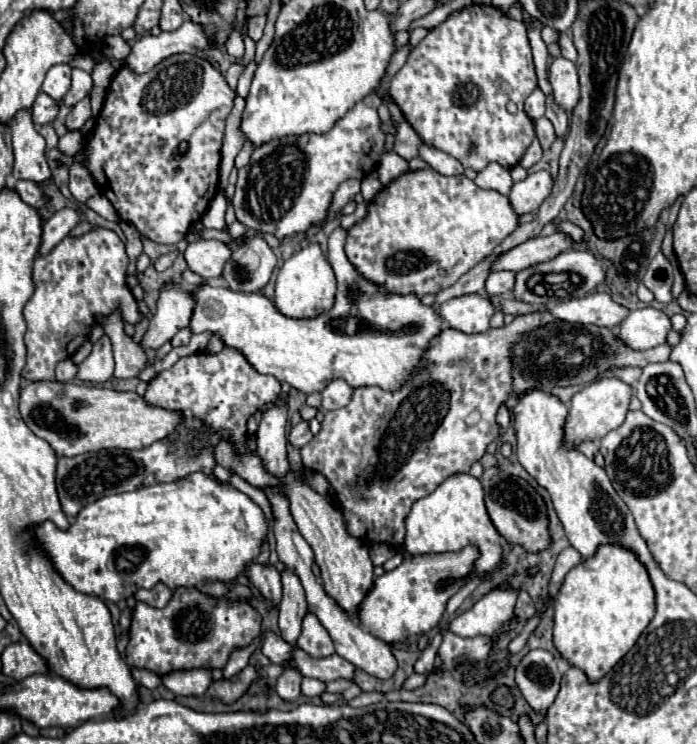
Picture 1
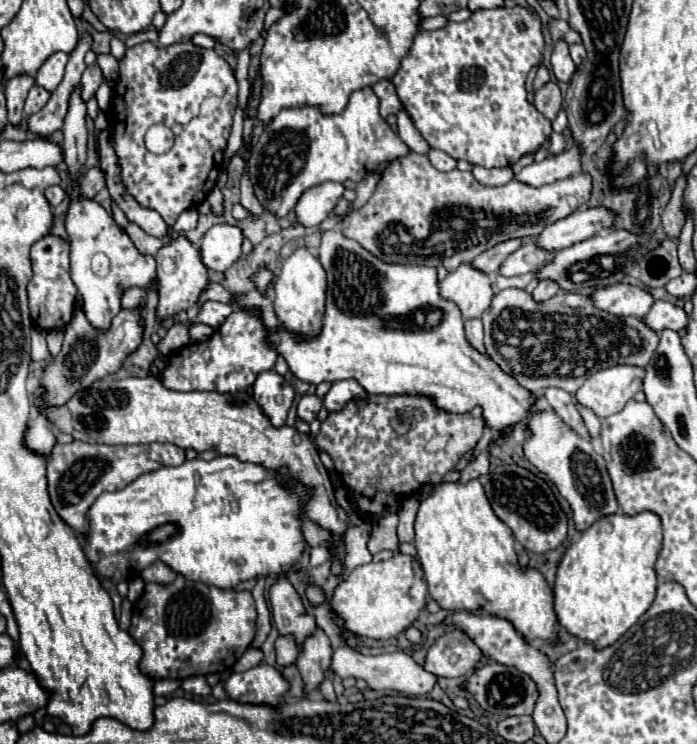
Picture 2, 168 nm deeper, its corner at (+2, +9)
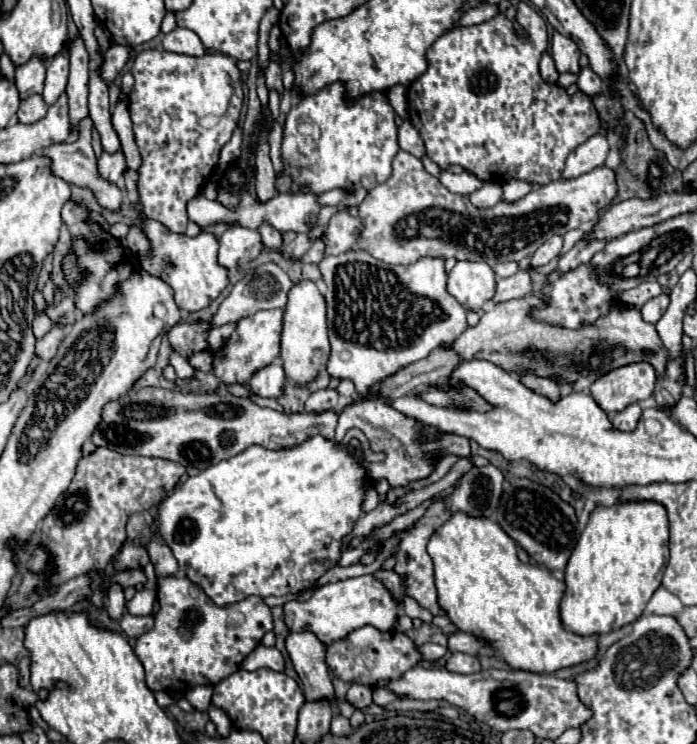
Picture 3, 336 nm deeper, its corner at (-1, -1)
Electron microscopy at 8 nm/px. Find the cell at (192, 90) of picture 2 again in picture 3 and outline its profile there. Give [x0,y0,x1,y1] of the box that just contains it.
[130,49,242,233]

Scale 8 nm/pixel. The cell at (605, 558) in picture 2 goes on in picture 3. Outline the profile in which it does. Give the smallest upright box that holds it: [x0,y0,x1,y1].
[560,501,668,635]

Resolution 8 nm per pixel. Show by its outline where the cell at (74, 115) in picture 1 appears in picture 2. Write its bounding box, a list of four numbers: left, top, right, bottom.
[81,65,103,103]

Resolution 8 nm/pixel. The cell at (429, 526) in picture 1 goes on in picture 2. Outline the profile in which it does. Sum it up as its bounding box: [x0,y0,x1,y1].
[415,479,557,641]

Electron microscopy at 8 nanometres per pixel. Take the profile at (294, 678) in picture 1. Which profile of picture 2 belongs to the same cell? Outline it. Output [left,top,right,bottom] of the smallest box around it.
[275,635,299,665]

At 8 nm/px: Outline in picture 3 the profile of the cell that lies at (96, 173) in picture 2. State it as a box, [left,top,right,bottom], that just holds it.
[98,151,126,185]

